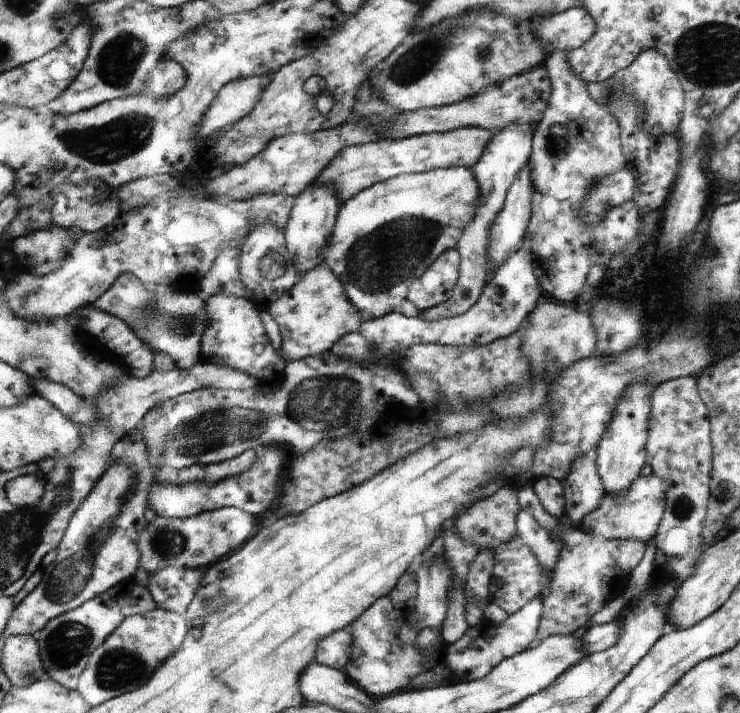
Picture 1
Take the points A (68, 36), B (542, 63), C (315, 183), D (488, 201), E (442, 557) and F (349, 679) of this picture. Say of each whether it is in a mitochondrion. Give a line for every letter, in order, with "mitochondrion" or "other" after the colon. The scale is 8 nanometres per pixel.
A: other
B: other
C: other
D: other
E: other
F: other

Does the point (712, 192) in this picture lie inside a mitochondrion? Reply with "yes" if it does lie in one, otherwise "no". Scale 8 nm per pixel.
no

